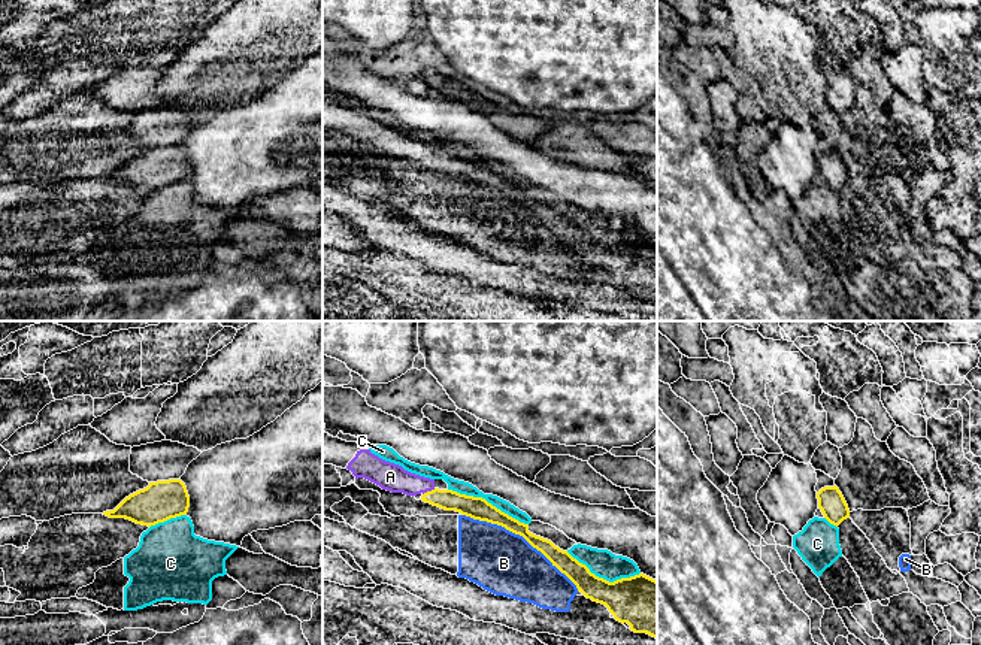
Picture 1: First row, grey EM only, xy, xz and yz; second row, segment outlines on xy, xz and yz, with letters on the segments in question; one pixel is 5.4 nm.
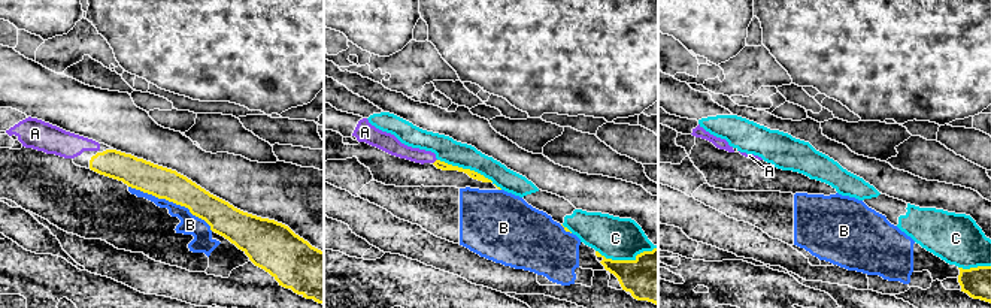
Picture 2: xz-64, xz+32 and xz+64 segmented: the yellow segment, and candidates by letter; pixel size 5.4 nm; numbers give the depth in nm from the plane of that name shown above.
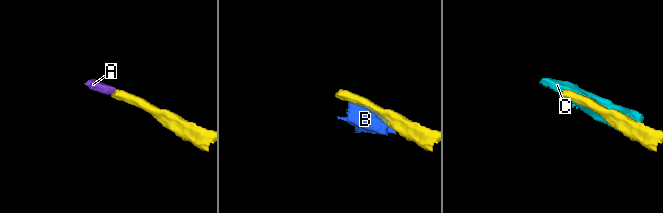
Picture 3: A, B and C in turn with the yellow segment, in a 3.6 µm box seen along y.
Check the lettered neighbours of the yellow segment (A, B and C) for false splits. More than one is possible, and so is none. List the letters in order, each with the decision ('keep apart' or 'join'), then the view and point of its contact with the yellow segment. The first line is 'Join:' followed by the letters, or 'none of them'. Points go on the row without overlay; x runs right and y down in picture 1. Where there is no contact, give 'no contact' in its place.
Join: A
A: join; meets yellow in xz at (429, 157)
B: keep apart; meets yellow in xz at (521, 200)
C: keep apart; meets yellow in xz at (487, 167)

